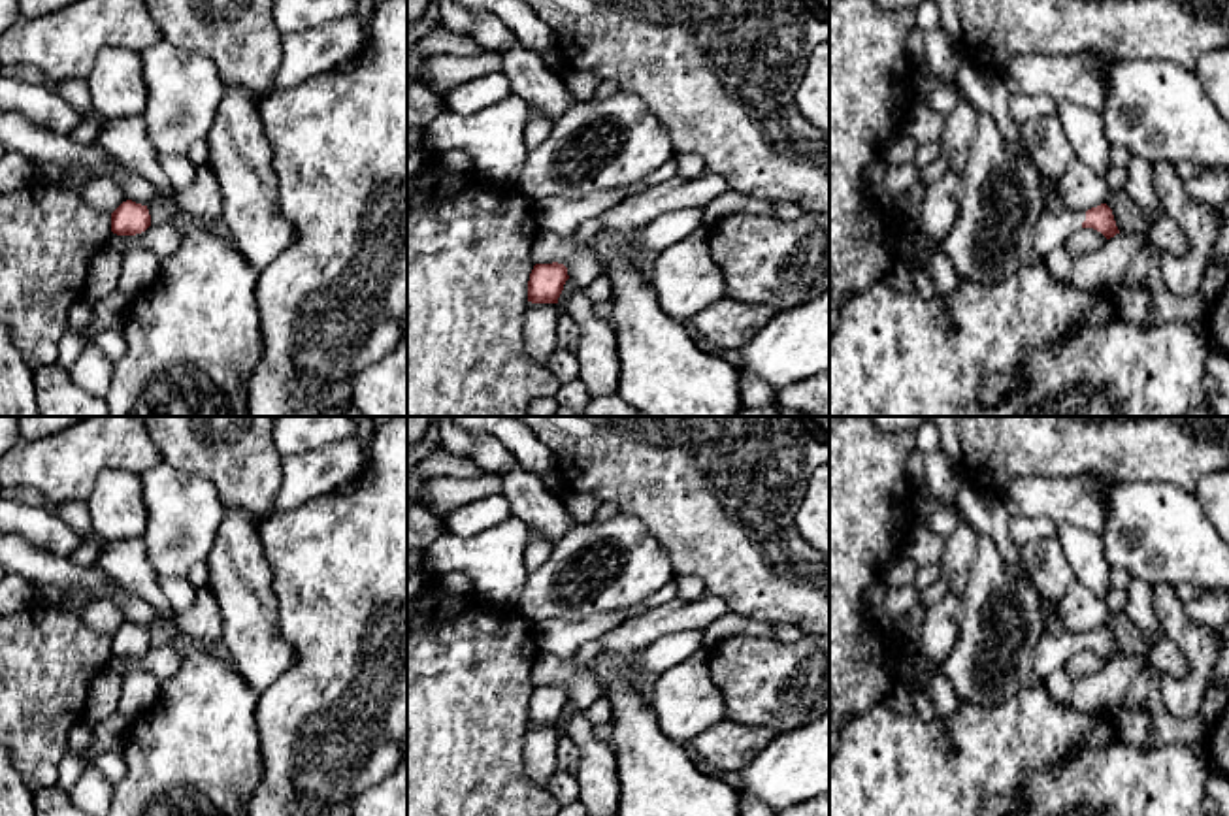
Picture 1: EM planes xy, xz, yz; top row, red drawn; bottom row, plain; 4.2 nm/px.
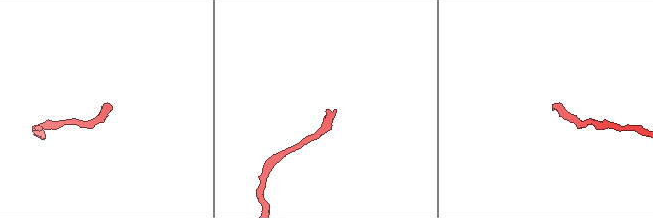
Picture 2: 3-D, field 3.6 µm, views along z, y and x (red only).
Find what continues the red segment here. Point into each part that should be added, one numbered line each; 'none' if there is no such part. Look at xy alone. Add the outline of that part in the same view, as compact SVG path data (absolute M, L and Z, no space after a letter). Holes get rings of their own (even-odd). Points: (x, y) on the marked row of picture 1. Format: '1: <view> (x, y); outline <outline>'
none

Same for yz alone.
1: yz (1052, 230); outline M1063 209L1059 215L1044 211L1035 226L1035 256L1046 258L1054 249L1065 249L1069 236L1080 230L1084 220L1086 211Z

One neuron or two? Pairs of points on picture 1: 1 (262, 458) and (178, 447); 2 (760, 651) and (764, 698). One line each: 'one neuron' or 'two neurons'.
1: one neuron
2: one neuron

